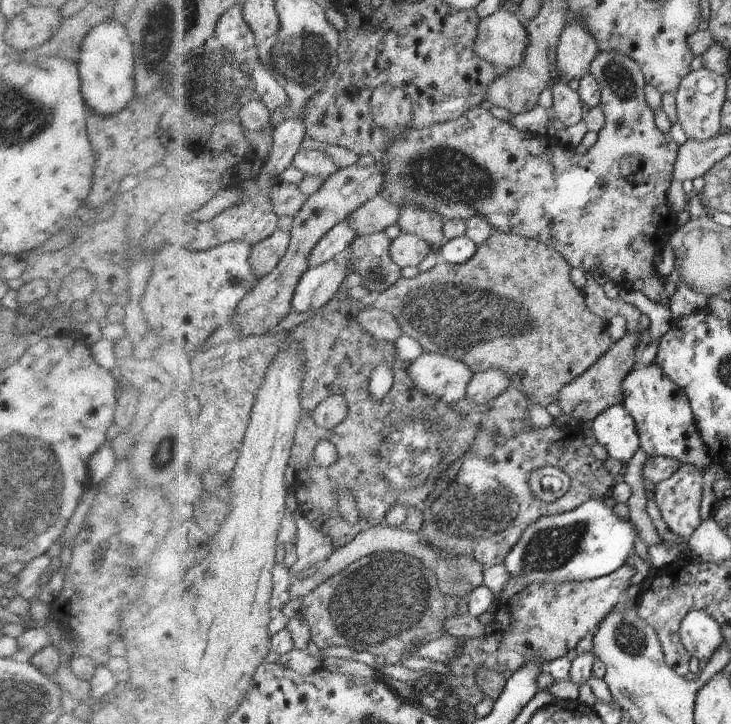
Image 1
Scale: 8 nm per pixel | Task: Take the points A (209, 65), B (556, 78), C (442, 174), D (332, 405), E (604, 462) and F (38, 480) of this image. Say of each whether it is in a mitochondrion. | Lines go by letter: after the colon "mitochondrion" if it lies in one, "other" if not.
A: mitochondrion
B: other
C: mitochondrion
D: other
E: other
F: mitochondrion

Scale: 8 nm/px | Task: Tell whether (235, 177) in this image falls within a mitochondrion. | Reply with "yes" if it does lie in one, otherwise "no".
no

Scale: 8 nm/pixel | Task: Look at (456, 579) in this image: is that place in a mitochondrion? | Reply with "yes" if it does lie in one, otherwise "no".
yes

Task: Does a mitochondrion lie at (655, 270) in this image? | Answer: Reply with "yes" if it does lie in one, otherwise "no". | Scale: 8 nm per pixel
no

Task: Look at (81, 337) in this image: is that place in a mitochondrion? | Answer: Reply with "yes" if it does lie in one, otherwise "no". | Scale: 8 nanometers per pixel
no

